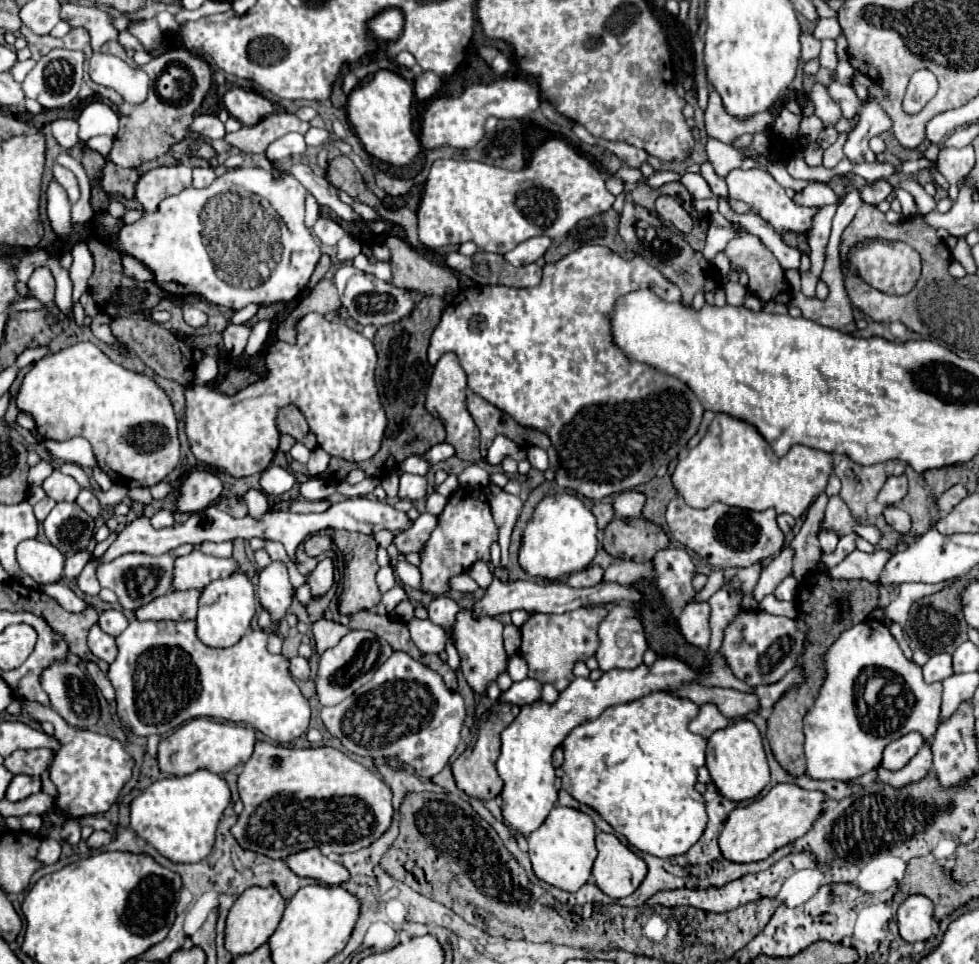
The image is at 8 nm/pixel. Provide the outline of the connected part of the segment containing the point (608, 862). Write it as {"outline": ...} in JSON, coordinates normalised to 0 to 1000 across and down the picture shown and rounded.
{"outline":[[[611,863],[609,865],[611,890],[605,900],[609,919],[631,934],[644,929],[660,909],[660,896],[629,867]]]}

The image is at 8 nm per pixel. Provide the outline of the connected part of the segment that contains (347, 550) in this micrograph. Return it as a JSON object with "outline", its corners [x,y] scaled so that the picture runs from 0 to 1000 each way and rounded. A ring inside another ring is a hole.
{"outline":[[[333,550],[339,558],[339,562],[345,566],[345,571],[351,577],[351,612],[347,618],[347,635],[349,637],[362,637],[368,633],[378,633],[388,627],[388,612],[384,608],[384,593],[386,593],[386,583],[384,583],[384,560],[382,556],[376,554],[366,554],[366,552],[353,552],[353,550]]]}

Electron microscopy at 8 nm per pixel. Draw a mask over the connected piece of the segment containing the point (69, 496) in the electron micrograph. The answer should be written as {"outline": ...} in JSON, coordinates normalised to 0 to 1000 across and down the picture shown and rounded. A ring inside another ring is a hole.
{"outline":[[[55,488],[53,494],[49,494],[43,500],[43,508],[57,521],[76,521],[84,508],[84,504],[74,496],[63,492],[61,488]]]}

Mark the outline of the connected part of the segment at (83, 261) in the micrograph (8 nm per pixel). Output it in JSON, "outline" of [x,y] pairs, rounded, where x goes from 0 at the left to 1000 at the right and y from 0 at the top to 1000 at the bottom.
{"outline":[[[82,251],[76,259],[76,274],[72,278],[72,288],[76,293],[76,303],[74,303],[74,320],[80,313],[80,309],[90,301],[90,288],[94,286],[94,263],[90,261],[88,253]]]}

